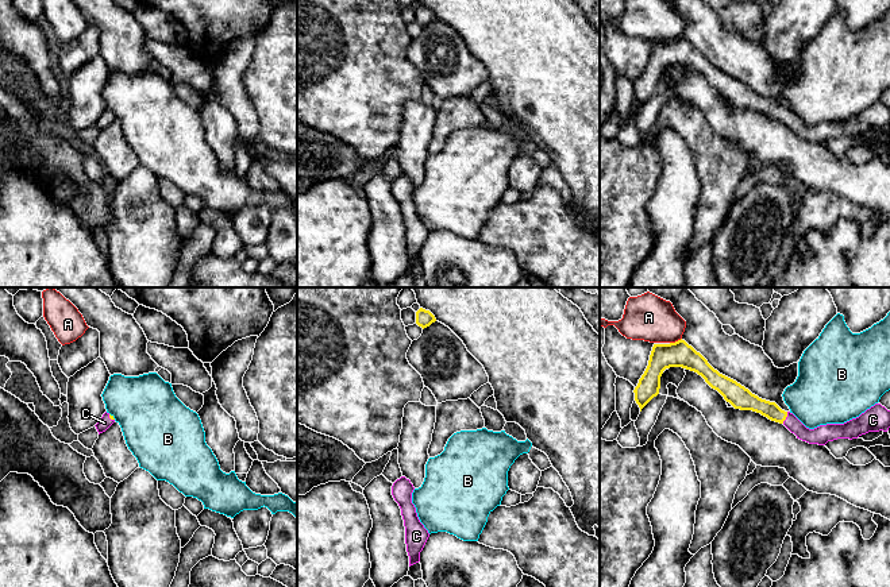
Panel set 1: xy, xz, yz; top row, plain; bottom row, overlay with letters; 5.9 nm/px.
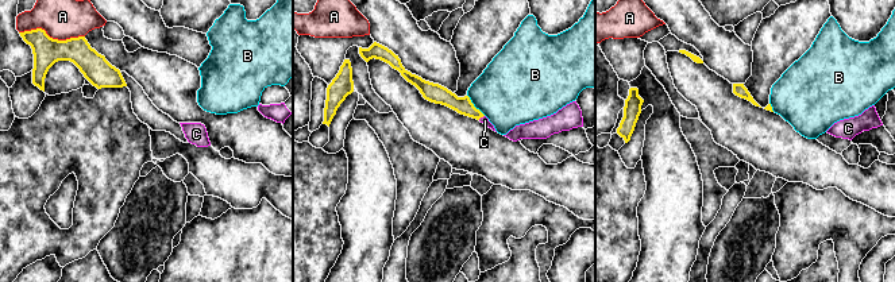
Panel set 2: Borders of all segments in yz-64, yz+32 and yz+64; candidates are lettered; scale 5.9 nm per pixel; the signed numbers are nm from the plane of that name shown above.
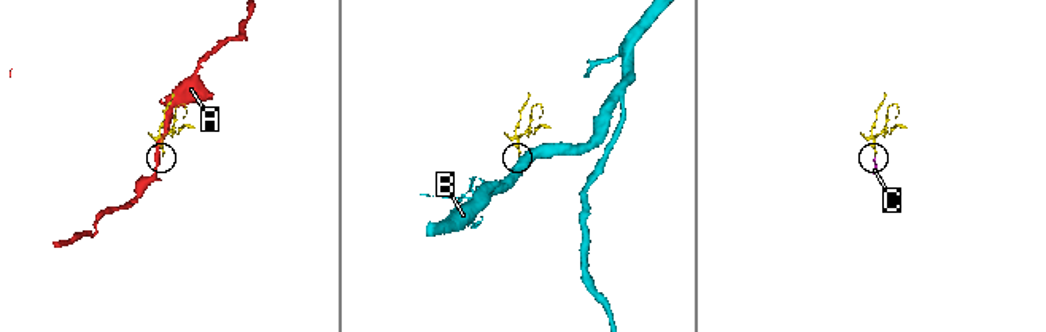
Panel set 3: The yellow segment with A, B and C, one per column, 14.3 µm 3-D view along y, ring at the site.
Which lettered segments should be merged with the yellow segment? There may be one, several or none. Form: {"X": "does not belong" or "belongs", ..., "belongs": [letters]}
{"A": "does not belong", "B": "does not belong", "C": "belongs", "belongs": ["C"]}

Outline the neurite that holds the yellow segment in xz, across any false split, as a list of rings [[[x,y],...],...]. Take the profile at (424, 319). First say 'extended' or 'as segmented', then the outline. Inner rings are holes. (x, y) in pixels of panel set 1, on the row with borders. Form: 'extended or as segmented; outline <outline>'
as segmented; outline [[[420,308],[416,312],[416,324],[419,327],[421,327],[423,329],[429,327],[435,321],[436,321],[436,318],[429,310],[425,310],[425,309]]]

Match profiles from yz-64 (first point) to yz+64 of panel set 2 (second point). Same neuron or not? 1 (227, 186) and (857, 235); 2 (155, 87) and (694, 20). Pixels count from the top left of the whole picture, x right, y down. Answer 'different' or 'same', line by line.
1: different
2: same

